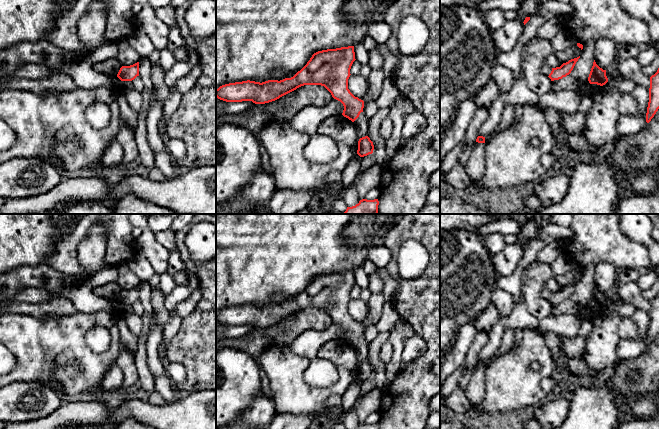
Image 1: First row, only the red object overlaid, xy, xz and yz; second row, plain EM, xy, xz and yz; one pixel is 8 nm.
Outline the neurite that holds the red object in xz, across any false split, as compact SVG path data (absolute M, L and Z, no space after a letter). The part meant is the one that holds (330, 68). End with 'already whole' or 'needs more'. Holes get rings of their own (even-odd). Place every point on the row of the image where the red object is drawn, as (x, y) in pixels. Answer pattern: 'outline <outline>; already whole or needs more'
outline M354 46L318 51L291 78L262 83L247 80L225 84L216 89L216 97L226 102L252 101L265 104L301 86L321 85L343 104L342 115L354 122L364 108L364 101L348 89L350 69L355 60Z; already whole

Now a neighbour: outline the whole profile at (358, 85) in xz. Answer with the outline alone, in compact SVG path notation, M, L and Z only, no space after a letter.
M360 74L350 75L348 79L348 89L355 97L362 100L369 89L368 77Z

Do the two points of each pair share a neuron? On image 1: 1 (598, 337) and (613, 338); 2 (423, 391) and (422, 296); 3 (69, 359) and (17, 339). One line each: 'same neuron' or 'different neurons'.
1: same neuron
2: same neuron
3: same neuron

